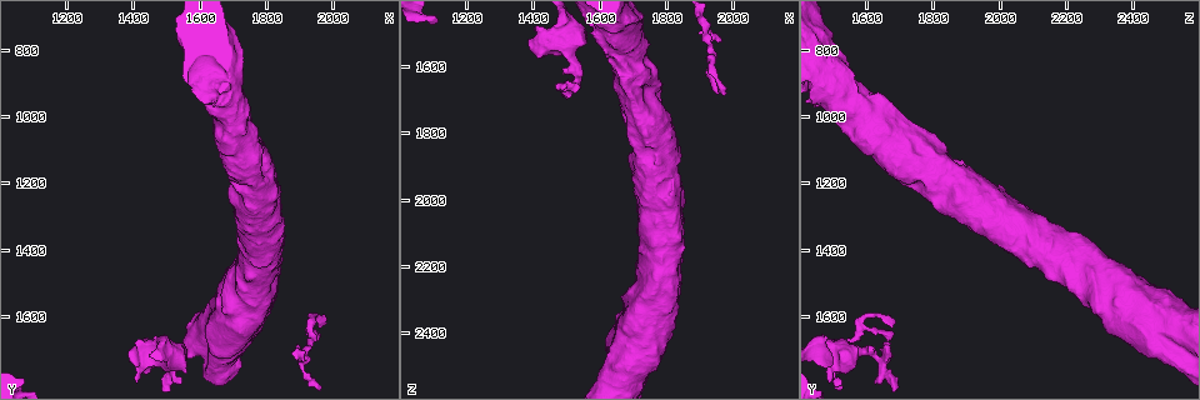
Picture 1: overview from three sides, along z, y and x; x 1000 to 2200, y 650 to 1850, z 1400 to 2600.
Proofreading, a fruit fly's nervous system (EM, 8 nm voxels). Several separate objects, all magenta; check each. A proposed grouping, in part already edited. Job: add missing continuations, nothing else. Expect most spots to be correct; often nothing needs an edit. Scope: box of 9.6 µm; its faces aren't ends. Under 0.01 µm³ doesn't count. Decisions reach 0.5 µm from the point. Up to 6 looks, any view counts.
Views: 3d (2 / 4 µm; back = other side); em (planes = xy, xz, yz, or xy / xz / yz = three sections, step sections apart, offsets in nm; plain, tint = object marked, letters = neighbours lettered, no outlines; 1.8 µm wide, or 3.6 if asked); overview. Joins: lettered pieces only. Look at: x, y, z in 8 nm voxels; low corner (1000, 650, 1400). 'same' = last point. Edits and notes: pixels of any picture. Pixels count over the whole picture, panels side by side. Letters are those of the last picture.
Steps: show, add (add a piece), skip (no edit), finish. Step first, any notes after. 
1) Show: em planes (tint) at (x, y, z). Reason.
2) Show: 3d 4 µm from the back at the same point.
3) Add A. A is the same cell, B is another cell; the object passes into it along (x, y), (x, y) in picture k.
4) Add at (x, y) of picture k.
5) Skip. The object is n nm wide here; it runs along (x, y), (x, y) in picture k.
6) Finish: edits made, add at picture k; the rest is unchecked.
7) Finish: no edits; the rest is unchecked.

Show: 3d 4 µm at (1490, 1670, 1650). Branch stops here.

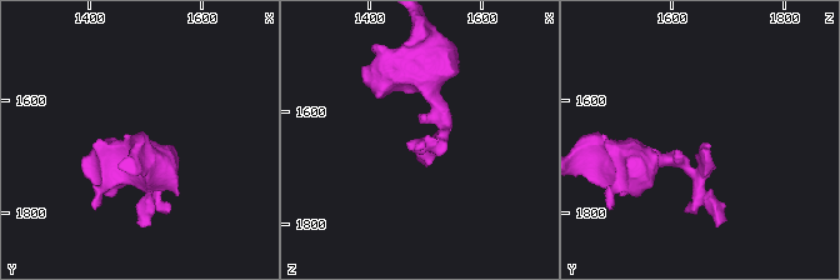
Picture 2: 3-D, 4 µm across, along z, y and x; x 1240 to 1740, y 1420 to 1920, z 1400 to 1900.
Show: em planes (letters) at (1490, 1670, 1650). Need the tissue.

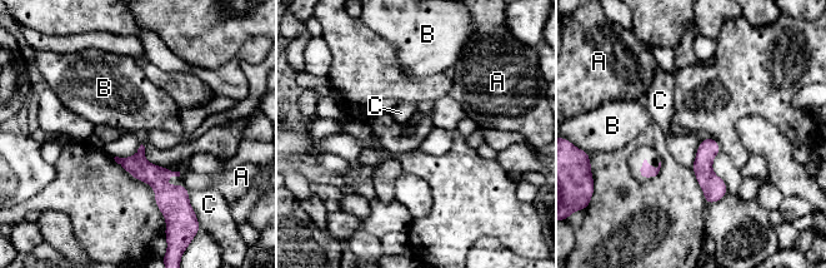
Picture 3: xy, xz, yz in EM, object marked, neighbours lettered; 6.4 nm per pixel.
Skip. A, B and C are other cells; a border runs along (710, 137), (721, 149) in picture 3; no lettered piece goes on from it.

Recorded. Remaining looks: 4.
Show: em planes (plain) at (1410, 1800, 1500). An open end.

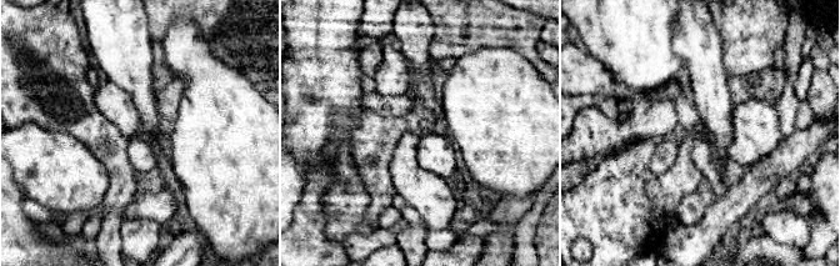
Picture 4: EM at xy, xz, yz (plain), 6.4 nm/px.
Show: em planes (letters) at the same point.

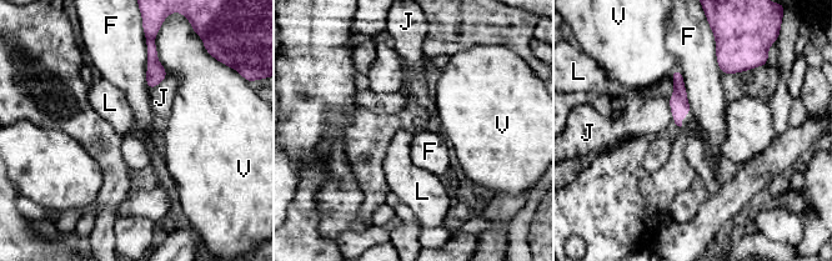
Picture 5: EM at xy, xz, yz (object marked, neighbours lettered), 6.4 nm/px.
Skip. F, J, L and V are other cells; a border runs along (671, 76), (673, 93), (668, 99) in picture 5; no lettered piece goes on from it.

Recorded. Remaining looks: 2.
Finish: no edits; the rest is unchecked.

